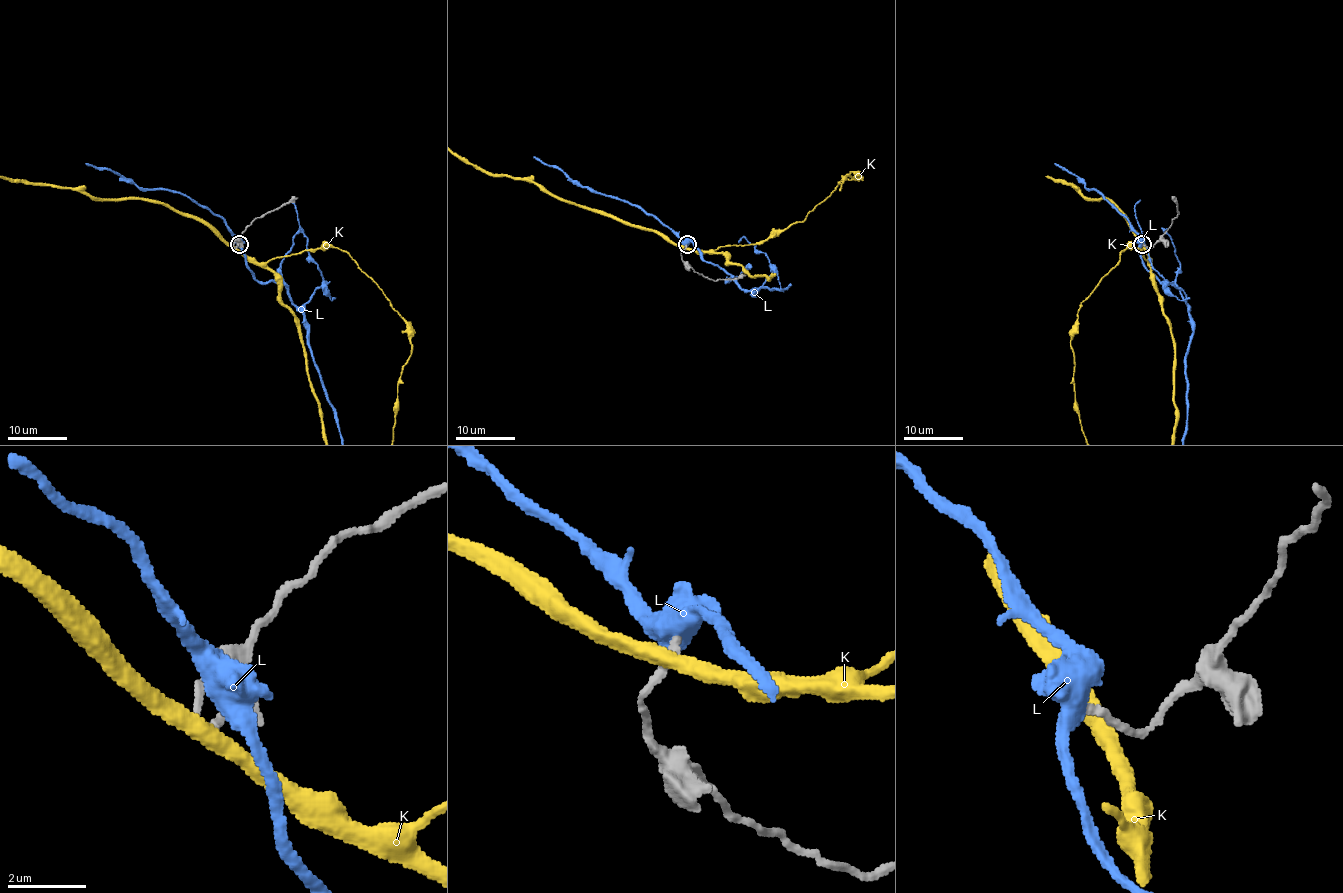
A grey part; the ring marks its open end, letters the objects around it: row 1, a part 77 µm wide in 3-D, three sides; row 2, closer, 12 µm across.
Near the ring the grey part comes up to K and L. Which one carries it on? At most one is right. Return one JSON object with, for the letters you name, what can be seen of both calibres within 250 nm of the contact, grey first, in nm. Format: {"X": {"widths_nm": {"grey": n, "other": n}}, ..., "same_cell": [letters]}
{"L": {"widths_nm": {"grey": 200, "other": 550}}, "same_cell": ["L"]}

